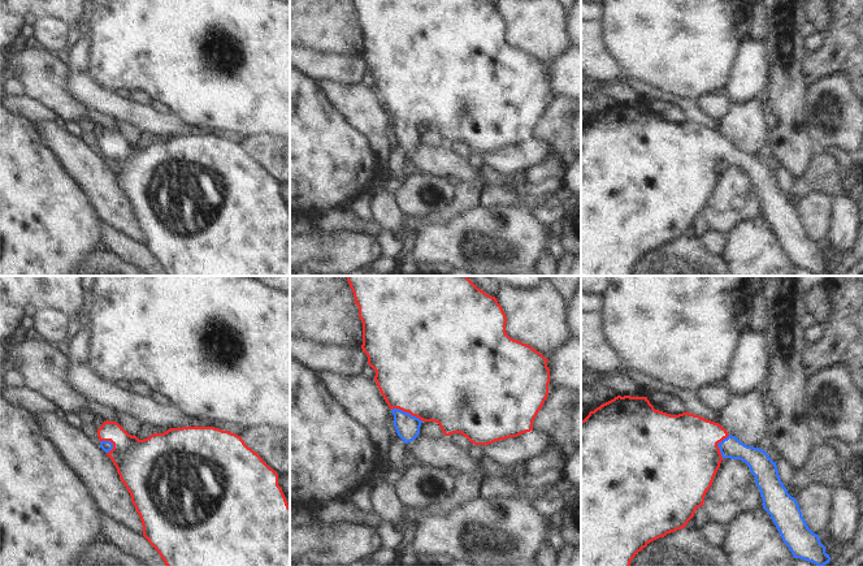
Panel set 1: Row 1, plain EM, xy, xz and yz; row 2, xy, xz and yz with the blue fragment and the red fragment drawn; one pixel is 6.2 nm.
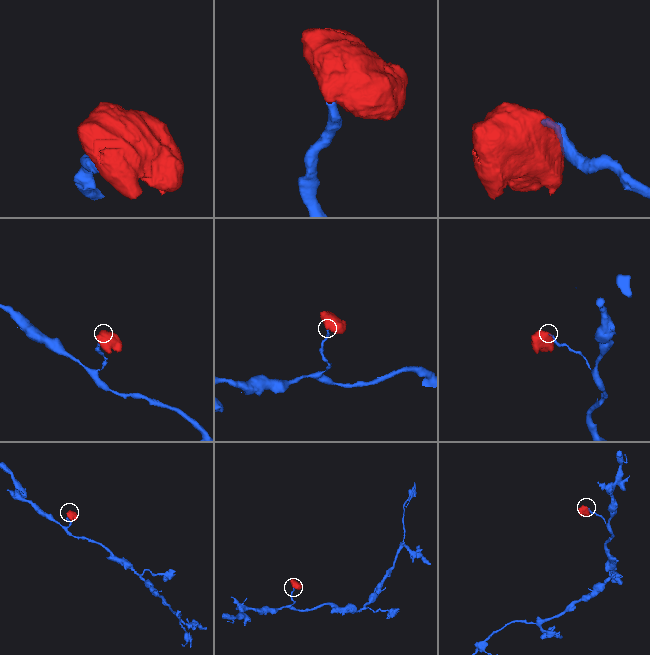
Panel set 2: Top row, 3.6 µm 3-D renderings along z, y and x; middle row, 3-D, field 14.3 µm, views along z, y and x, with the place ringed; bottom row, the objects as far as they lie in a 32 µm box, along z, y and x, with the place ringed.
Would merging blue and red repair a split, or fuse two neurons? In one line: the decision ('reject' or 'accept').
accept

